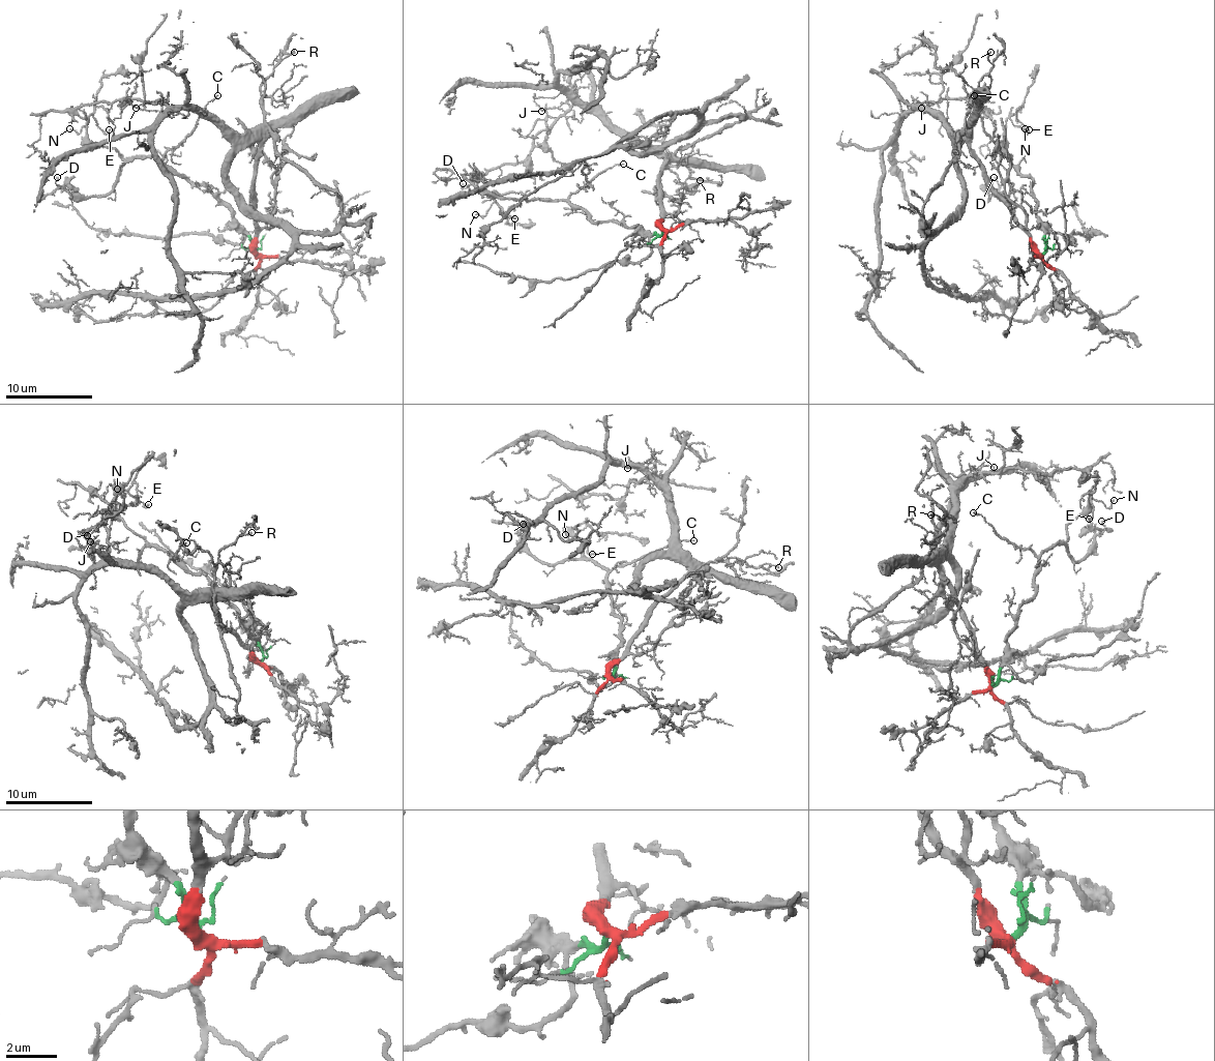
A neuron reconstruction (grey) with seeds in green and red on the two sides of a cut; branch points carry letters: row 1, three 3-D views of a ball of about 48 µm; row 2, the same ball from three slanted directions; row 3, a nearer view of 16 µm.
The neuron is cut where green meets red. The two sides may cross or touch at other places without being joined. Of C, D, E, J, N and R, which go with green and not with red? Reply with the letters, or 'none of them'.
C, D, E, N

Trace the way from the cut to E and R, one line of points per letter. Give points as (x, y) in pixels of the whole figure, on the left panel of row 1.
E: (258, 254), (248, 232), (205, 186), (157, 157), (122, 157), (100, 147), (87, 136), (87, 118), (109, 129)
R: (258, 256), (256, 167), (262, 147), (264, 116), (260, 84), (294, 51)

